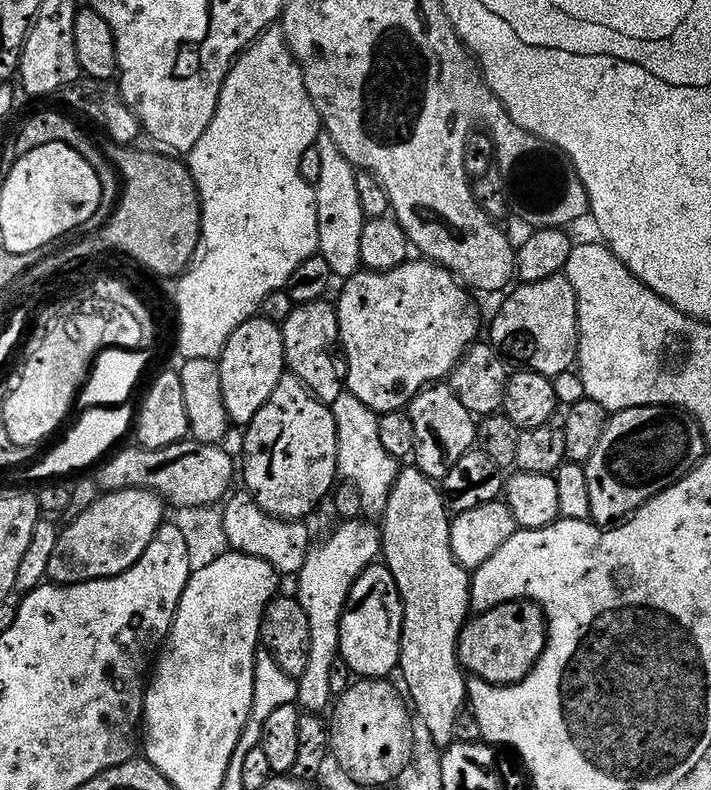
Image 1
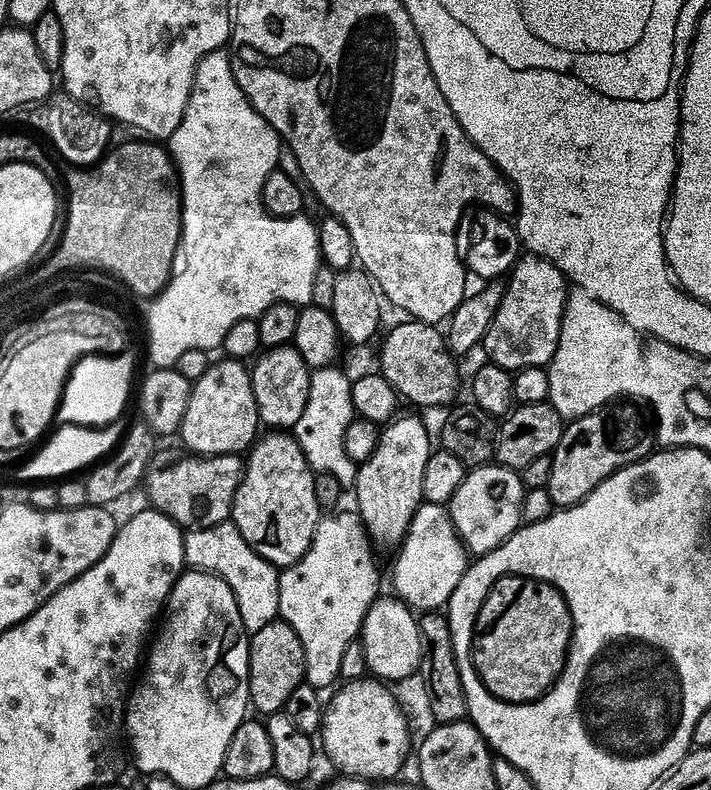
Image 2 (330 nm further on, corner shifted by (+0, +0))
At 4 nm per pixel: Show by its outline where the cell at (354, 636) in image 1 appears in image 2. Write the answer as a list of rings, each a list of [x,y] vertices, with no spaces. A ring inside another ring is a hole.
[[[399,598],[384,599],[377,599],[366,614],[362,643],[369,673],[381,682],[395,682],[421,671],[426,649],[417,613]]]

